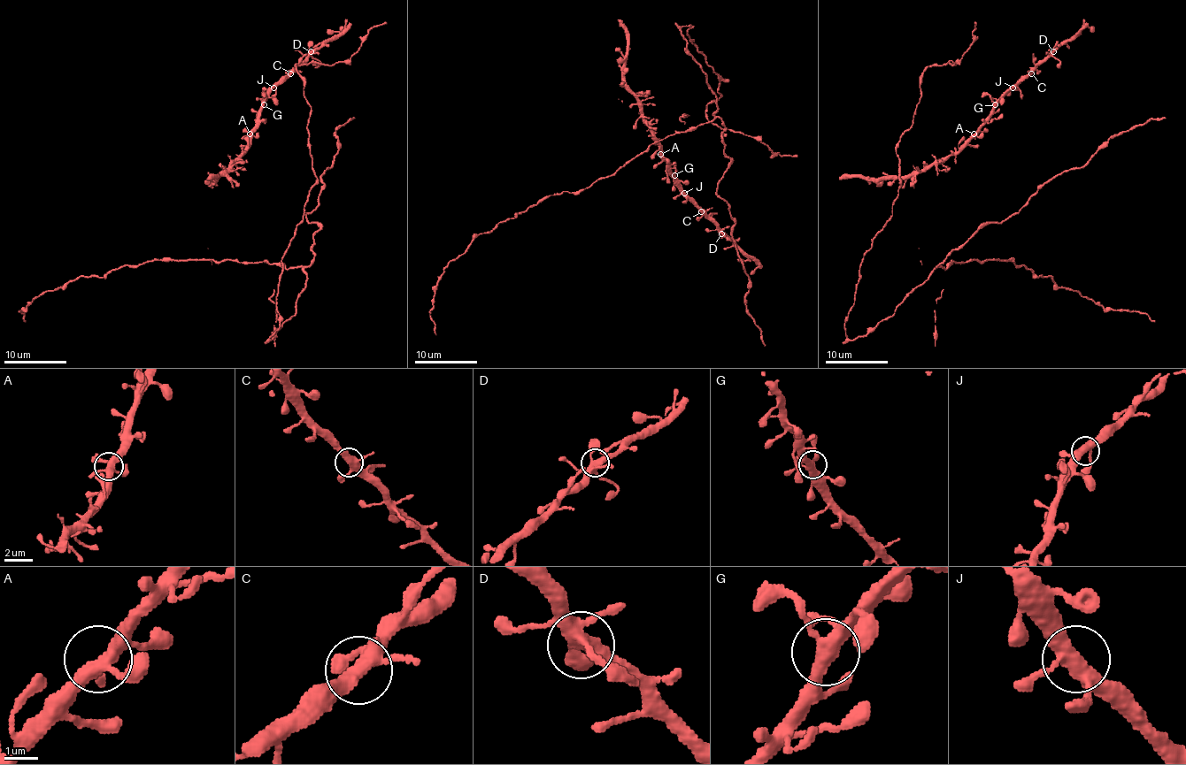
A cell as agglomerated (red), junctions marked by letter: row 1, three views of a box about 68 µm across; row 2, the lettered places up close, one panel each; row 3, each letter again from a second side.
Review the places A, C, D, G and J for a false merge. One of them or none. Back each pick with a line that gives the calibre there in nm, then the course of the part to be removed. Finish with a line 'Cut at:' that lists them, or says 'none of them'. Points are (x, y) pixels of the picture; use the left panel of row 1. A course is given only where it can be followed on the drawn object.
Cut at: none of them

